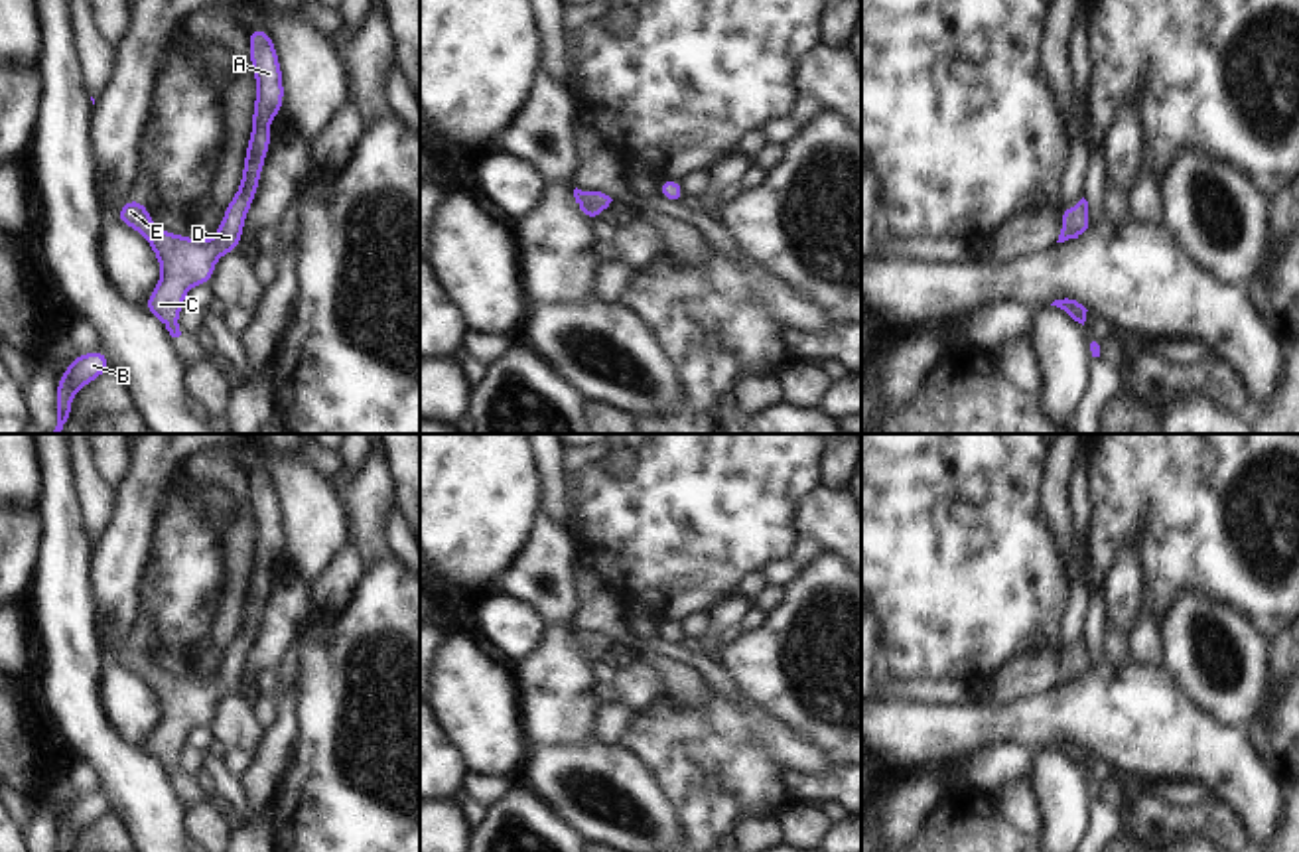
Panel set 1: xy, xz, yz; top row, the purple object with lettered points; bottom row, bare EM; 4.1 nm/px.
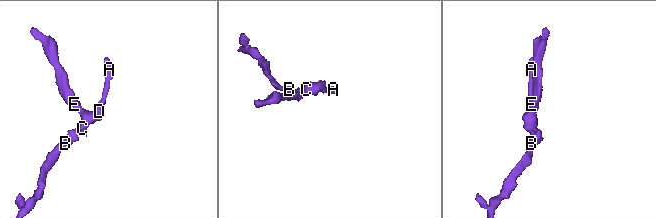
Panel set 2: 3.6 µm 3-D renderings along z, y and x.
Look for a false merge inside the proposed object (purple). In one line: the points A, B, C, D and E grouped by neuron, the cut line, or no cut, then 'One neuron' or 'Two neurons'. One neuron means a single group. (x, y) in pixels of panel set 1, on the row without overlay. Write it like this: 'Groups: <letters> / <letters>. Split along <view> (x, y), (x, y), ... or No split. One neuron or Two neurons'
Groups: A B C D E. No split. One neuron

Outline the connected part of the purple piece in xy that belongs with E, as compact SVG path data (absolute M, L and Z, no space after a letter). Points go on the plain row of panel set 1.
M262 467L248 471L248 501L256 523L252 572L244 594L240 627L235 639L225 647L225 659L221 661L215 678L199 682L187 676L168 674L154 667L150 651L134 639L128 639L112 657L140 674L158 700L162 718L142 749L158 759L171 779L181 777L177 763L189 730L211 726L215 704L223 696L239 694L244 663L256 639L264 602L272 588L270 564L278 554L284 554L280 499L272 477Z

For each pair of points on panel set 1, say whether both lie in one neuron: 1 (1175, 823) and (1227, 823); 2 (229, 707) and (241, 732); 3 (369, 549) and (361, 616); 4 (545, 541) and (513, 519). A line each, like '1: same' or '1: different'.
1: same
2: same
3: different
4: different

